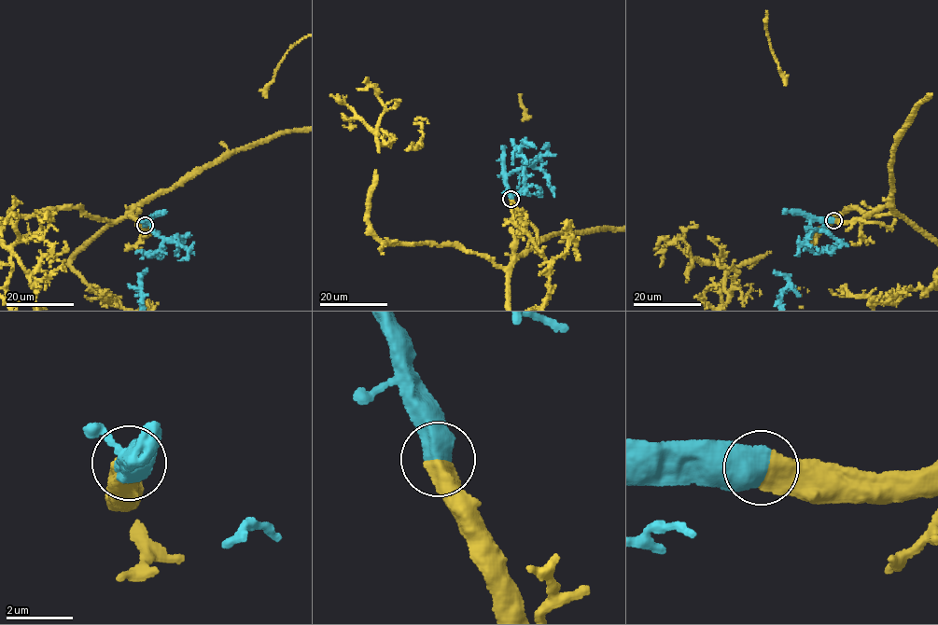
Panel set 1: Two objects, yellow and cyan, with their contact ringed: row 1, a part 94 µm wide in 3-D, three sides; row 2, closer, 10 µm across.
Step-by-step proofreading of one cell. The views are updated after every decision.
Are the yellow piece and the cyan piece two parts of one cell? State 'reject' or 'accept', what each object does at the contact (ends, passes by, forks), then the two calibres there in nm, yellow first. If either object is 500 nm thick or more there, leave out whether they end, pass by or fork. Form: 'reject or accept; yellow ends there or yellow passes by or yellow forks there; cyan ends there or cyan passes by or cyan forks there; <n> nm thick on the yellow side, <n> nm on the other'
accept; 750 nm thick on the yellow side, 750 nm on the other

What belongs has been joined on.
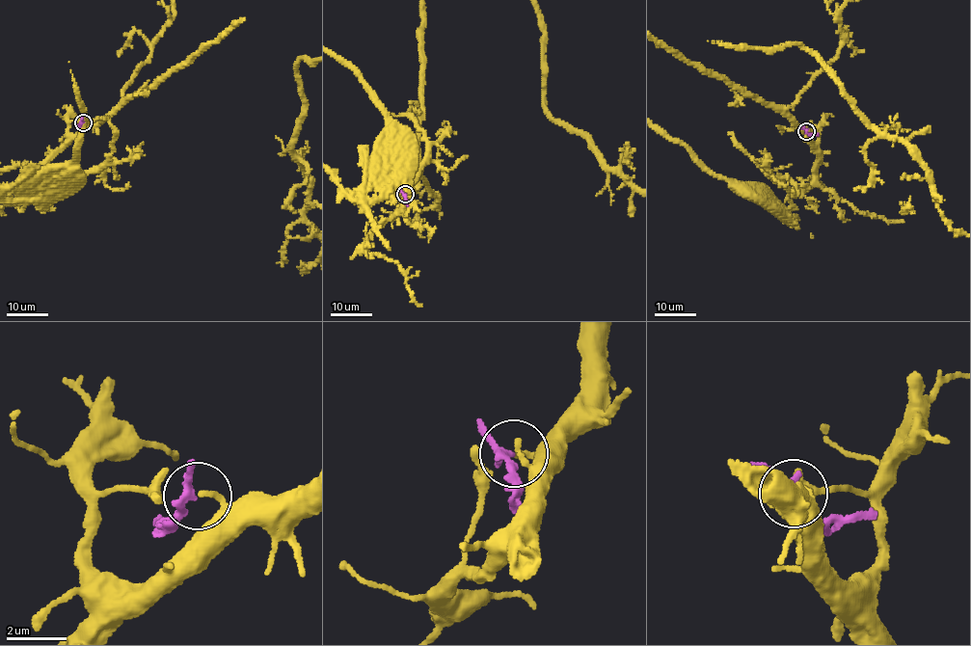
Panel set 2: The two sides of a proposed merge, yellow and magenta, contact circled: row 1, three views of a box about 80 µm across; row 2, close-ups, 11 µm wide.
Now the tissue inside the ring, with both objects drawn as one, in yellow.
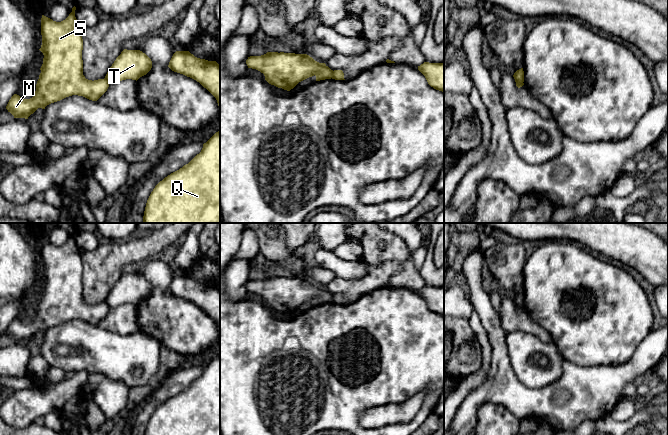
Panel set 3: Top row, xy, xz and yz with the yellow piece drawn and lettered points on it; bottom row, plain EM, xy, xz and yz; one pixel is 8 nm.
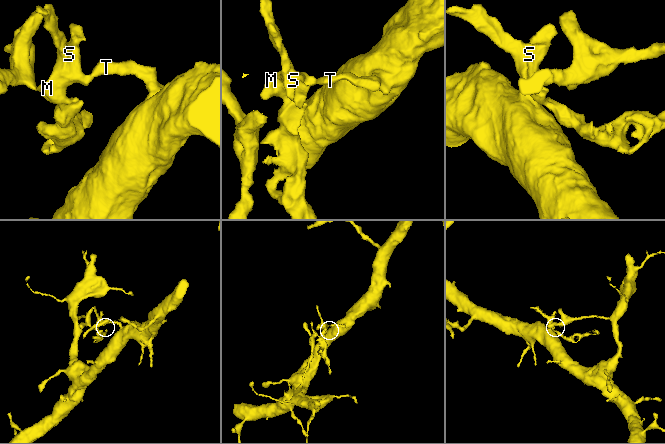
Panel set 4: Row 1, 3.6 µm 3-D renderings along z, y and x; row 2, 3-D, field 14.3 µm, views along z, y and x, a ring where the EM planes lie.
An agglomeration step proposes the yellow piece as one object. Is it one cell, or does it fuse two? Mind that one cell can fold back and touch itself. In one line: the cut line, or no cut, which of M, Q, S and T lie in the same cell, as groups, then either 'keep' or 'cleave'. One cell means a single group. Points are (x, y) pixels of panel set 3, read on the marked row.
xz (332, 70), (331, 77) | M S / Q T | cleave

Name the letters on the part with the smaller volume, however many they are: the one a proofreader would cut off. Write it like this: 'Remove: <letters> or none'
Remove: M, S

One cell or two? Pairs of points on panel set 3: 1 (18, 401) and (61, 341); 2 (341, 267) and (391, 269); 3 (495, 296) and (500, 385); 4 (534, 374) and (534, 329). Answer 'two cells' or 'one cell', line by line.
1: two cells
2: two cells
3: two cells
4: two cells

